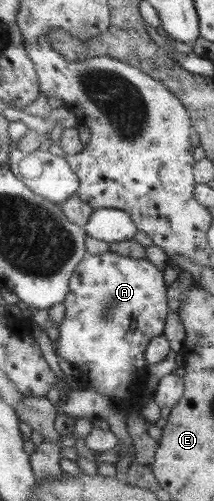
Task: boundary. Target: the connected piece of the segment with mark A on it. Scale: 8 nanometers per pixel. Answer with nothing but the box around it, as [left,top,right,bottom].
[55,252,169,412]

